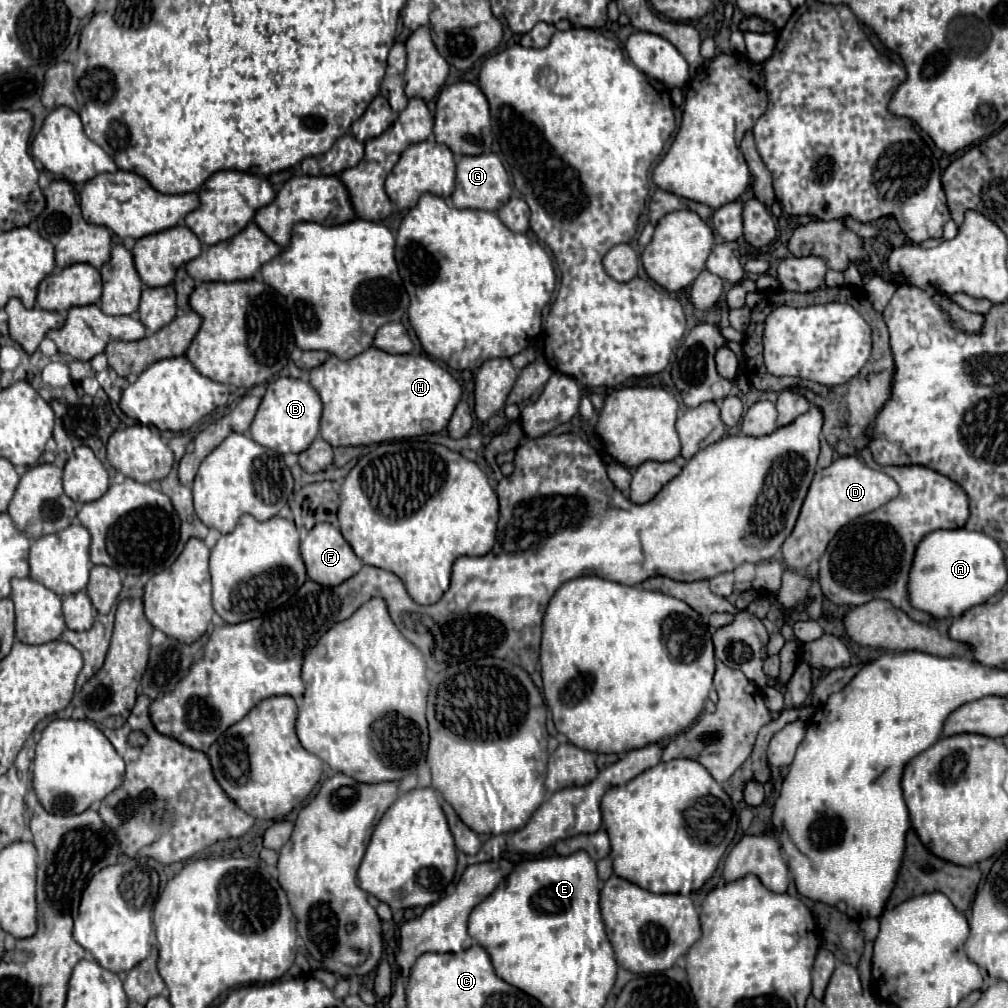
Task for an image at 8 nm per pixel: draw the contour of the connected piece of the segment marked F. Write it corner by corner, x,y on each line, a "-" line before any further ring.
317,524
307,534
307,538
301,542
301,556
307,566
307,576
321,586
339,586
343,580
349,580
351,576
355,576
363,566
363,562
351,550
349,542
331,524

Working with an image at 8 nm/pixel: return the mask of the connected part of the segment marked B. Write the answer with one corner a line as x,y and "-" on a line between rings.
280,377
267,386
267,392
261,400
261,406
251,424
251,436
257,444
271,448
279,454
301,454
311,446
319,434
321,422
321,398
309,382
297,378

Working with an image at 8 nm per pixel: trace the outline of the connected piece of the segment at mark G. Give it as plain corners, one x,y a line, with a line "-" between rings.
481,154
481,156
463,156
457,162
457,186
453,192
455,208
471,208
471,210
499,210
511,194
509,176
497,154

